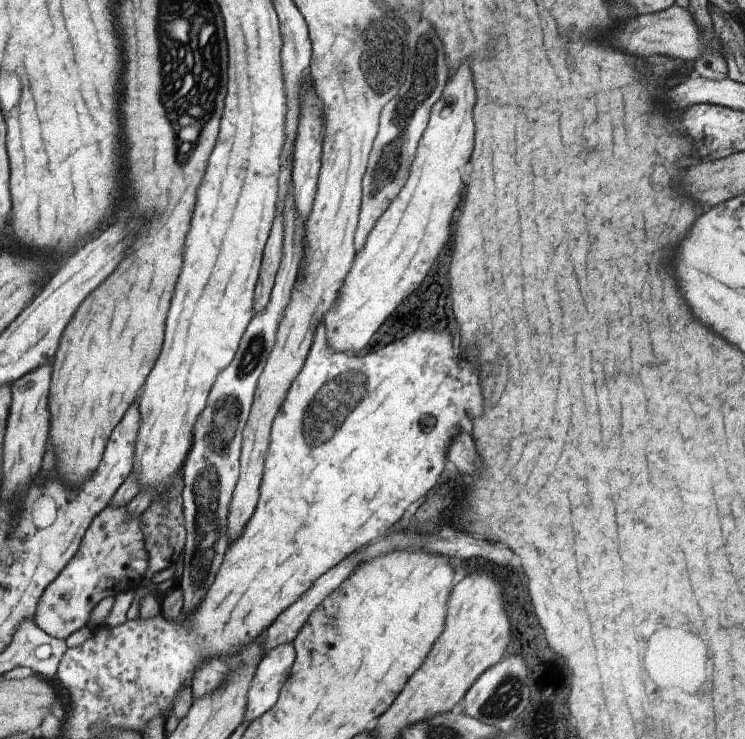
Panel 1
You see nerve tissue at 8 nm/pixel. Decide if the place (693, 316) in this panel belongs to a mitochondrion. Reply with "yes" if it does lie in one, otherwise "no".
no

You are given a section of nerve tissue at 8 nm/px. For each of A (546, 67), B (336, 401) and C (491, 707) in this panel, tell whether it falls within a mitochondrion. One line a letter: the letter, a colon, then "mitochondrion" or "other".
A: other
B: mitochondrion
C: mitochondrion

